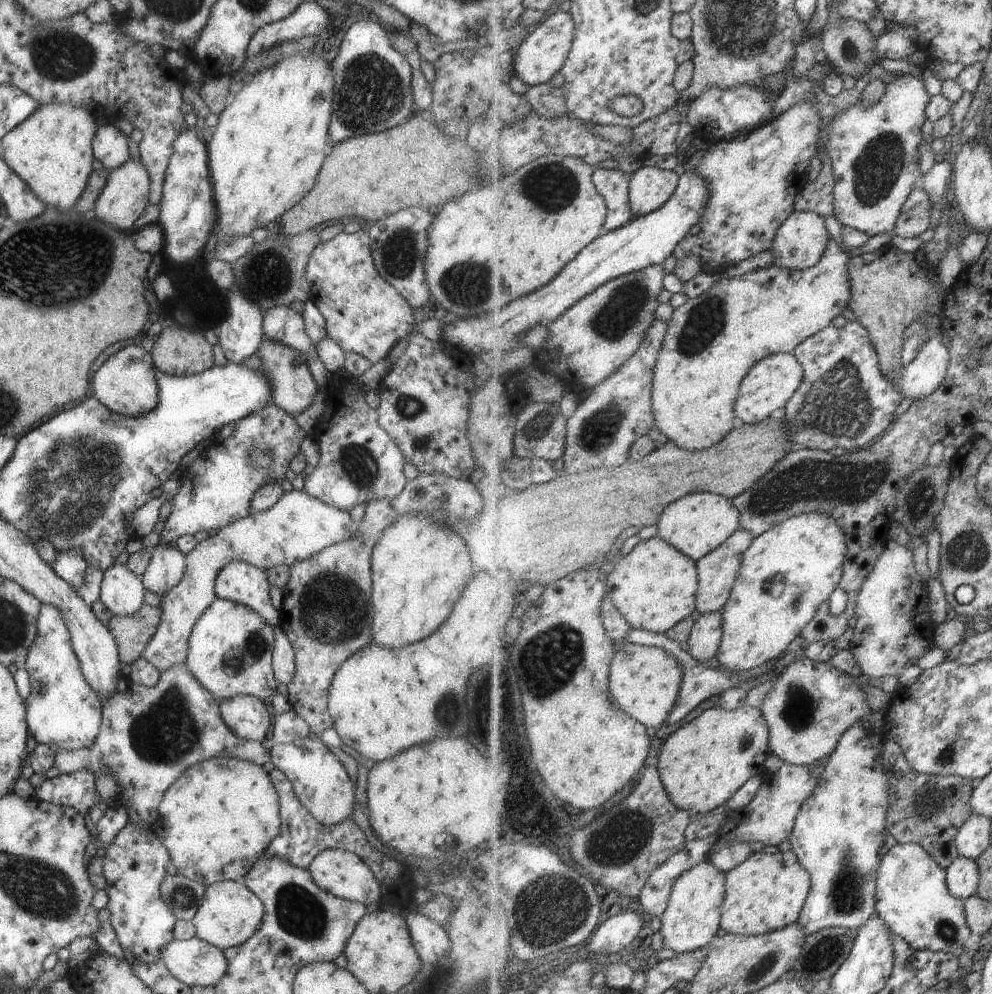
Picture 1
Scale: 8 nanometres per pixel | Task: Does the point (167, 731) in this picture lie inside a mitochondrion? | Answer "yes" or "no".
yes

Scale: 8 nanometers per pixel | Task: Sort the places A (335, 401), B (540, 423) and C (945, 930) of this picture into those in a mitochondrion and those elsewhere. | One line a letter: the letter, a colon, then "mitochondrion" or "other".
A: other
B: mitochondrion
C: mitochondrion

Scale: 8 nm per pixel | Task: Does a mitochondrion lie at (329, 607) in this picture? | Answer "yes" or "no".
yes

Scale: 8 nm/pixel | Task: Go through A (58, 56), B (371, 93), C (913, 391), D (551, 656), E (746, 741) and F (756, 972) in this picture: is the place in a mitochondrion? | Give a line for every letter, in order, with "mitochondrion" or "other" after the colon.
A: mitochondrion
B: mitochondrion
C: other
D: mitochondrion
E: mitochondrion
F: mitochondrion

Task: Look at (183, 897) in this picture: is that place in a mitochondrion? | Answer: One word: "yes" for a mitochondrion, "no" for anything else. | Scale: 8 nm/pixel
yes

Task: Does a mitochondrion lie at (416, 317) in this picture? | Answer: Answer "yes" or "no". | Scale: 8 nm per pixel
no

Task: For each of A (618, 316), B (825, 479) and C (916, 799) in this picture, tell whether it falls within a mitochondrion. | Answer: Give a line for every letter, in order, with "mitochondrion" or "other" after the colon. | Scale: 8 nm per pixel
A: mitochondrion
B: mitochondrion
C: mitochondrion

